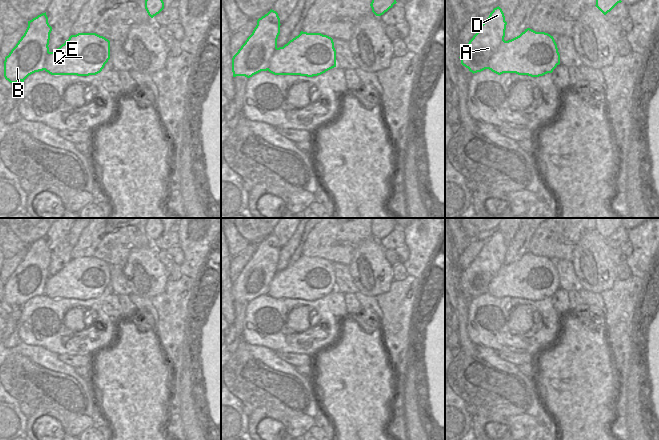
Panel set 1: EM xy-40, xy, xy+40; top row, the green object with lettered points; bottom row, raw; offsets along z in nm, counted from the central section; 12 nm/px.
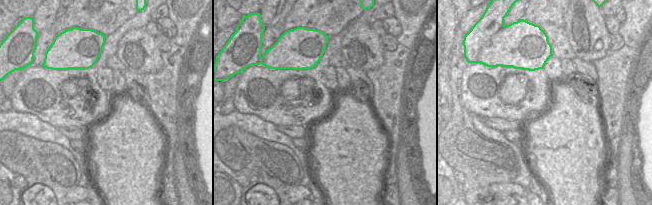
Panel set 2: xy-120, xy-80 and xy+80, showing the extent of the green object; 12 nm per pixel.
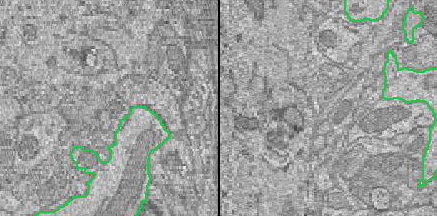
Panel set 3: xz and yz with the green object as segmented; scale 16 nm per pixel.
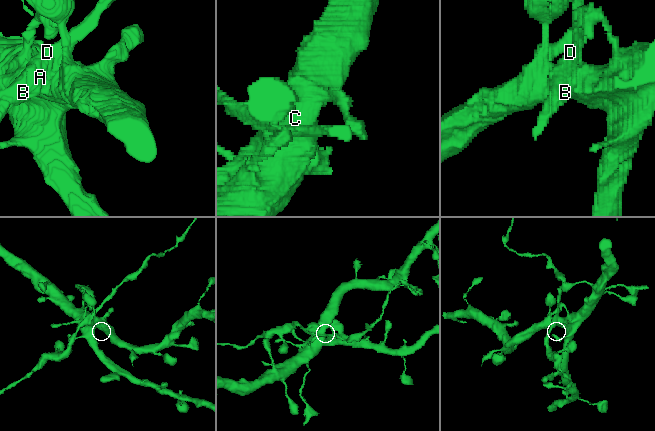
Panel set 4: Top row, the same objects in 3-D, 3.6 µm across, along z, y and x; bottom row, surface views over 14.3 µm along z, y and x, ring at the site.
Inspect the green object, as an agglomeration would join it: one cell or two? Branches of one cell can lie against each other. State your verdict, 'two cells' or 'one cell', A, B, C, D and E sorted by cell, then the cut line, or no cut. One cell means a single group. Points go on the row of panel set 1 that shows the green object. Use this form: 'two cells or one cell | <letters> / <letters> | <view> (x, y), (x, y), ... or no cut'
one cell | A B C D E | no cut

